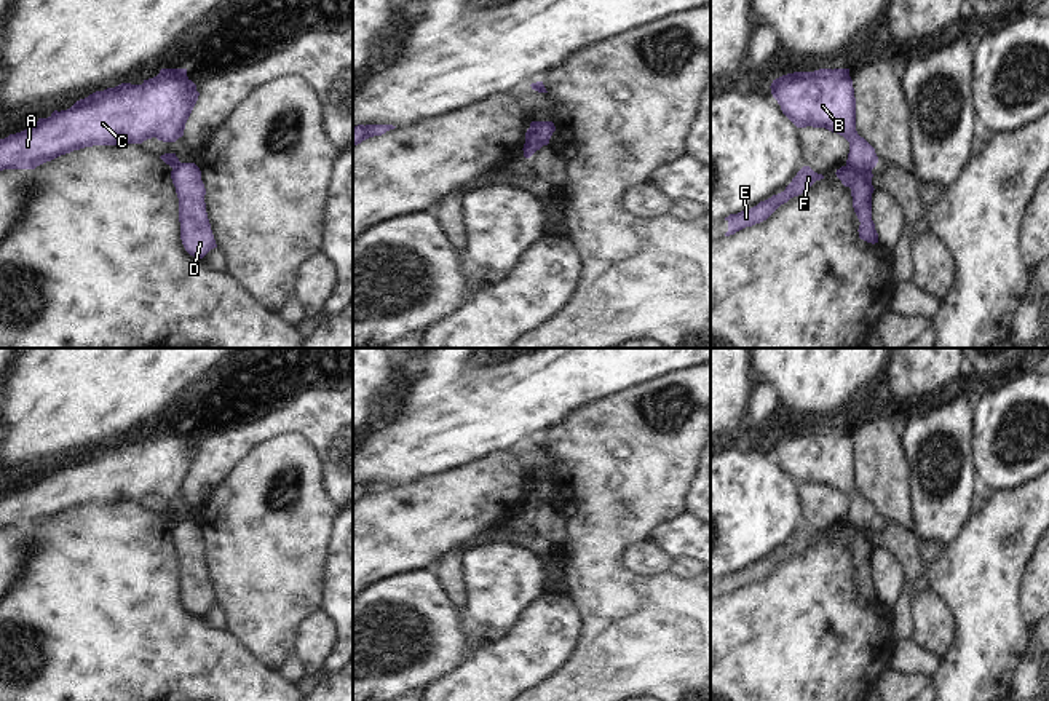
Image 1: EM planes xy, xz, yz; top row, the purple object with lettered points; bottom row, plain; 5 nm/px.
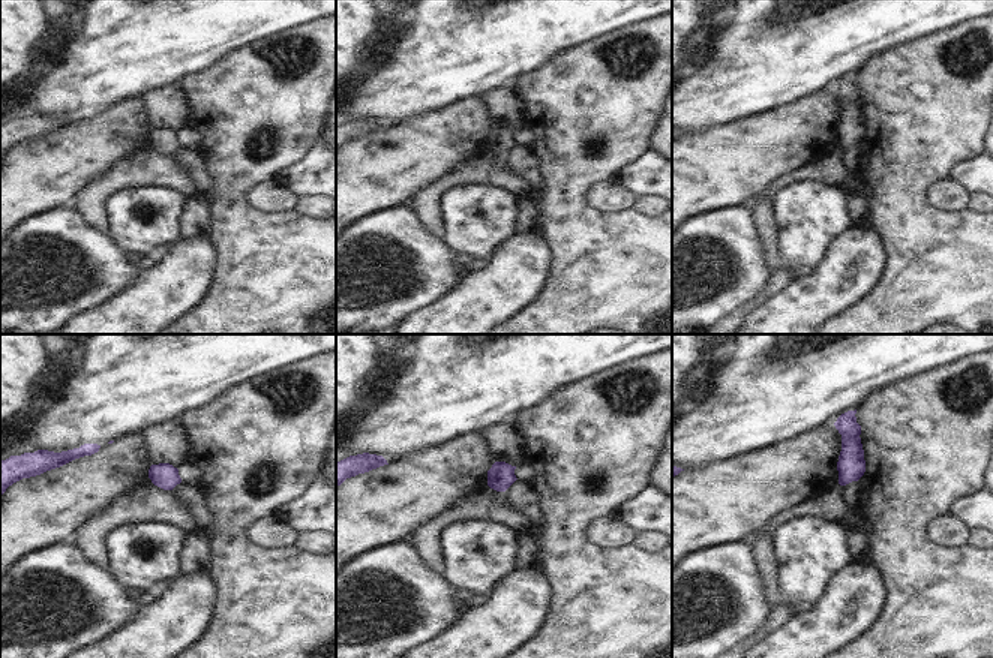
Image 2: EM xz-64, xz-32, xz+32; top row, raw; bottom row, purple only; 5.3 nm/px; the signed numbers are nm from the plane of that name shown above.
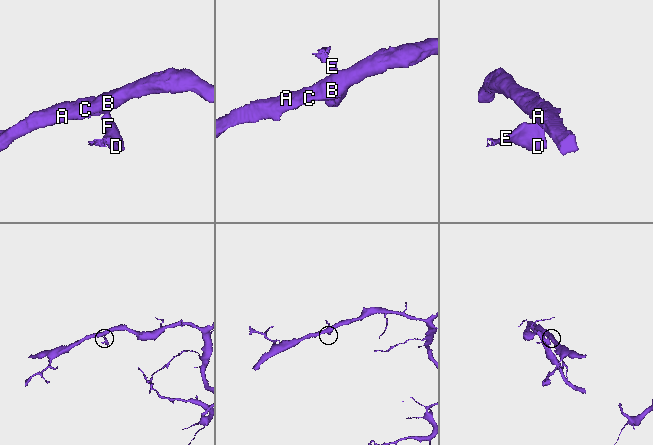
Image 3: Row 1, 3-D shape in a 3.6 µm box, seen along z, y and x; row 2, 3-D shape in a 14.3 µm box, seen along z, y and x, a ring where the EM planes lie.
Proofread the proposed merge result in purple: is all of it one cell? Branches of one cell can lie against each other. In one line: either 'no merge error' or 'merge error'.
merge error

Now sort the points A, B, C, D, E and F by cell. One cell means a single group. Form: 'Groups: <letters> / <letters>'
Groups: A B C / D E F.

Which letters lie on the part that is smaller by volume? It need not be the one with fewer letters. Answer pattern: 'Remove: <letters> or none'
Remove: D, E, F.

